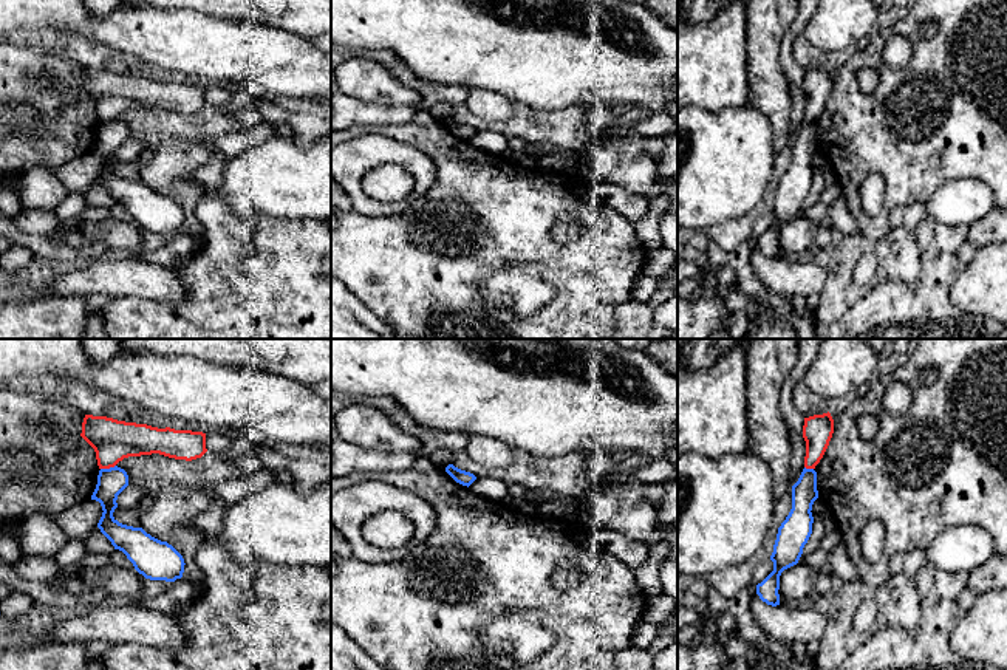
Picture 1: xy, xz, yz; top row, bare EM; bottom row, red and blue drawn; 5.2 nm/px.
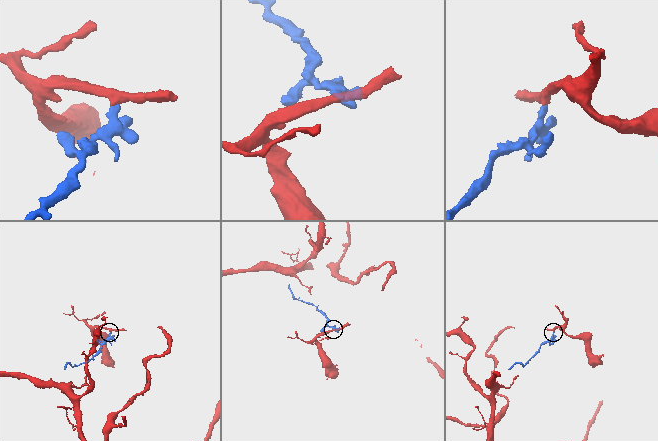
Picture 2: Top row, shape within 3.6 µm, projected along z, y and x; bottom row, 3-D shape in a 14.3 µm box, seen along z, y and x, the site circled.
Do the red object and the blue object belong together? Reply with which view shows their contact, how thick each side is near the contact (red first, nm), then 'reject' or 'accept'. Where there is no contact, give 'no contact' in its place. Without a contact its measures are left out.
meets red in xy; 220 nm thick on the red side, 150 nm on the other; reject

